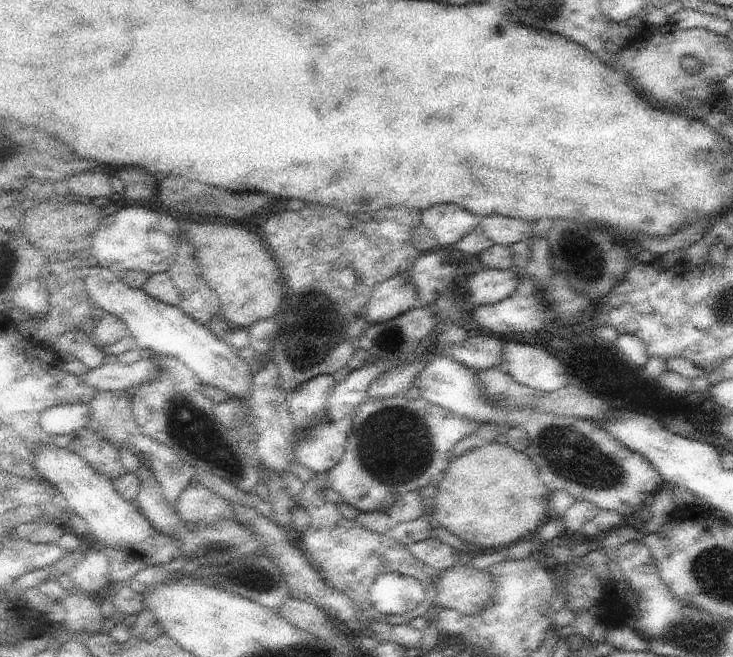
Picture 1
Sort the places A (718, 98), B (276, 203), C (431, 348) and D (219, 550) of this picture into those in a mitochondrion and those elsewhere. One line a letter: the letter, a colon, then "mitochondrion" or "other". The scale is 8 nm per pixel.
A: other
B: other
C: other
D: mitochondrion

